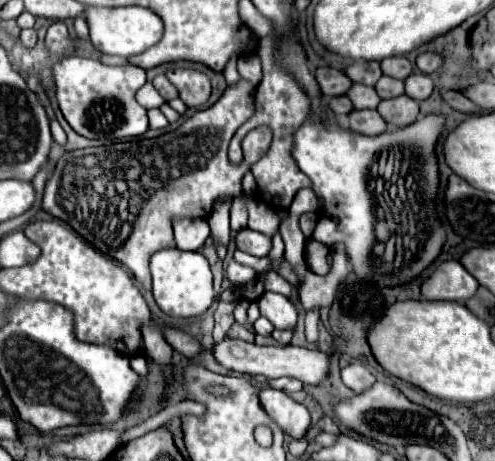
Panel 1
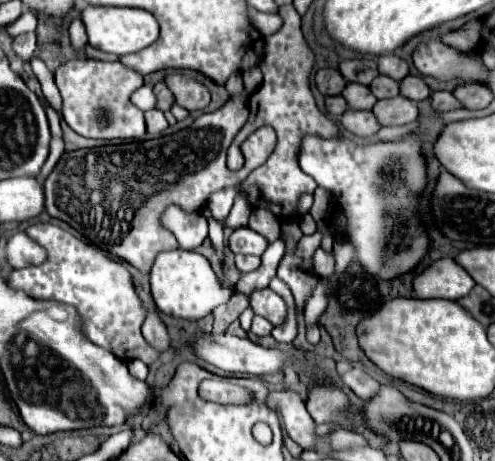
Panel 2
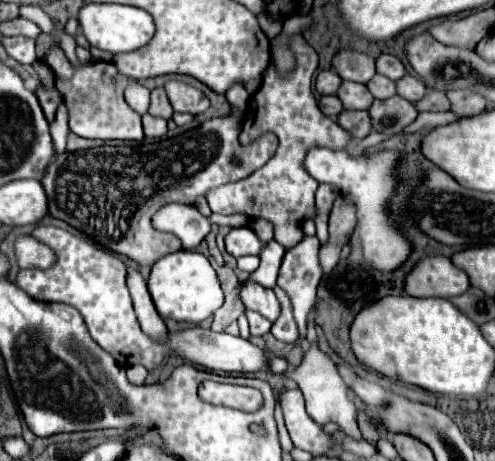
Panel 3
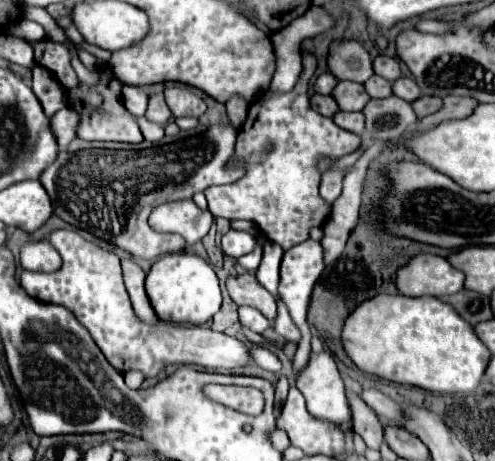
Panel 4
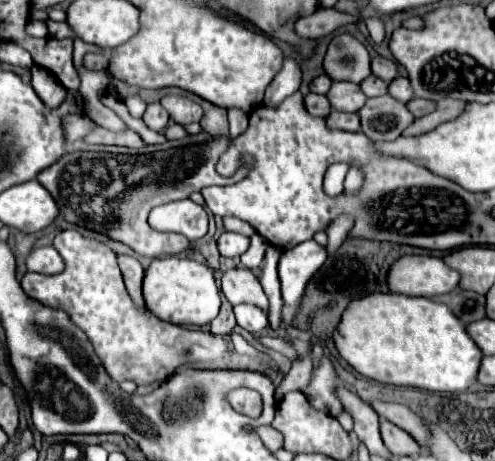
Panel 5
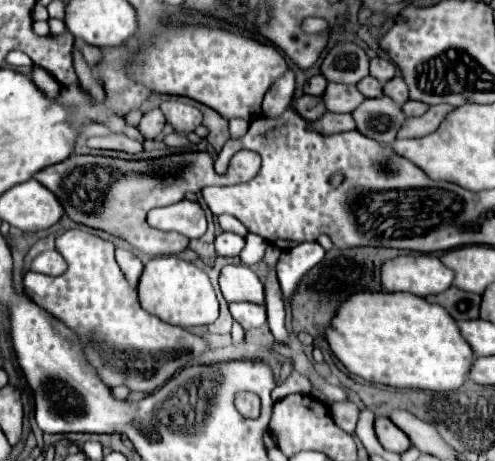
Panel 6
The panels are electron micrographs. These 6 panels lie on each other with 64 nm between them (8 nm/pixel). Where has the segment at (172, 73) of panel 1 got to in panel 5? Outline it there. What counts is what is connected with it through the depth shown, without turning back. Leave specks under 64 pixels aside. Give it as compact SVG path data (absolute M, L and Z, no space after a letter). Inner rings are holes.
M170 94L170 96L164 96L160 100L160 104L170 114L170 118L180 126L200 122L200 118L202 118L202 108L184 96L172 96Z

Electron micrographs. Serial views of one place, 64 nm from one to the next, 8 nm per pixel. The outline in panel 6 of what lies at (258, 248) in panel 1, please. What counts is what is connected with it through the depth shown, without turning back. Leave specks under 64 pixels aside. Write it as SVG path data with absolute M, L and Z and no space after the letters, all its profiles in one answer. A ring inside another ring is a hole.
M222 232L220 236L216 236L214 246L220 256L238 256L244 248L244 238L232 232Z

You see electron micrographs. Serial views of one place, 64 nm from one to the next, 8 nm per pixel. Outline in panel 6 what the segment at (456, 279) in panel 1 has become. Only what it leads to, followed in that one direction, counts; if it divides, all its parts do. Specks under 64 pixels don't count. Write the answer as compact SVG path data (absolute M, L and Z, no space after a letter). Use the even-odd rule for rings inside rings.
M396 256L382 264L382 288L386 292L410 292L416 296L440 294L452 286L454 272L436 256Z

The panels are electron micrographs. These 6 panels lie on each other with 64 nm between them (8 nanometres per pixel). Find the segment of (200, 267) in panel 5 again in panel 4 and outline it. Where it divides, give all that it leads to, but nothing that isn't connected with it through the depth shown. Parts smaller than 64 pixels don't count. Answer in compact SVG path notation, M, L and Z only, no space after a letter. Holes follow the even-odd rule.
M186 252L166 254L156 260L146 276L146 294L160 320L176 324L204 324L208 322L222 304L222 294L214 268L200 256Z

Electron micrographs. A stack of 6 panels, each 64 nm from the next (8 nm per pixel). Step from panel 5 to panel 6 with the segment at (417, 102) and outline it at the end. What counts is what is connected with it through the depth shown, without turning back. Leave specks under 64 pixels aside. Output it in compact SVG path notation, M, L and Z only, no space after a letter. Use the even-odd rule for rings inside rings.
M408 100L408 102L402 106L402 112L404 112L406 116L422 116L426 110L428 110L428 104L424 104L424 102L414 102L414 100Z

